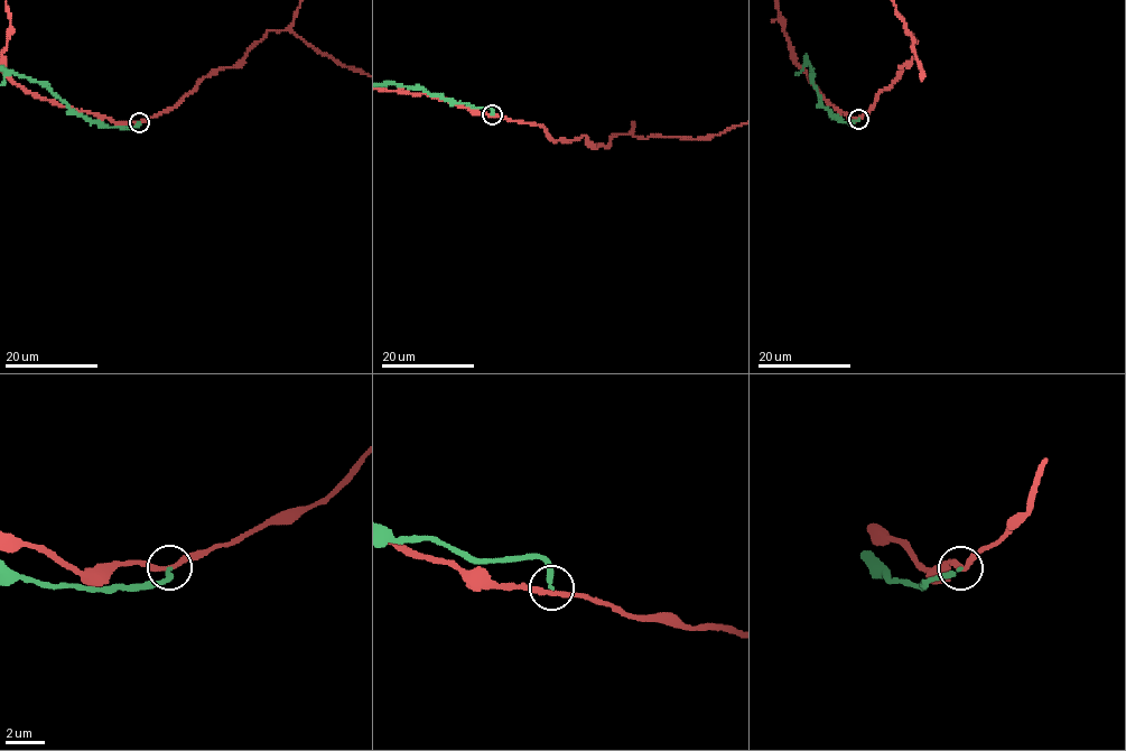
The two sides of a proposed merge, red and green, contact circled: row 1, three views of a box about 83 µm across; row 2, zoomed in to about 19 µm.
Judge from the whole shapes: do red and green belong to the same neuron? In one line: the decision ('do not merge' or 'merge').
do not merge

